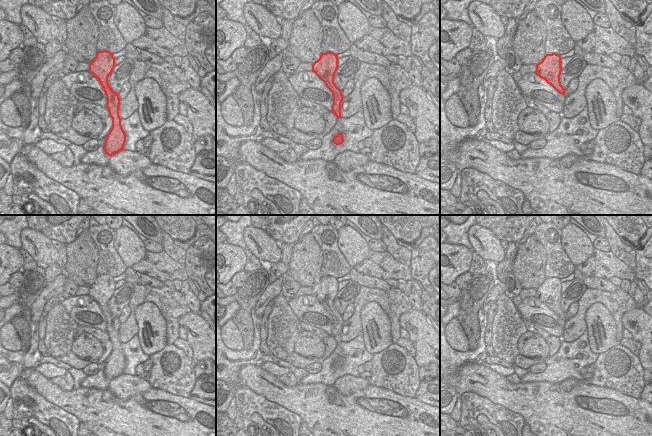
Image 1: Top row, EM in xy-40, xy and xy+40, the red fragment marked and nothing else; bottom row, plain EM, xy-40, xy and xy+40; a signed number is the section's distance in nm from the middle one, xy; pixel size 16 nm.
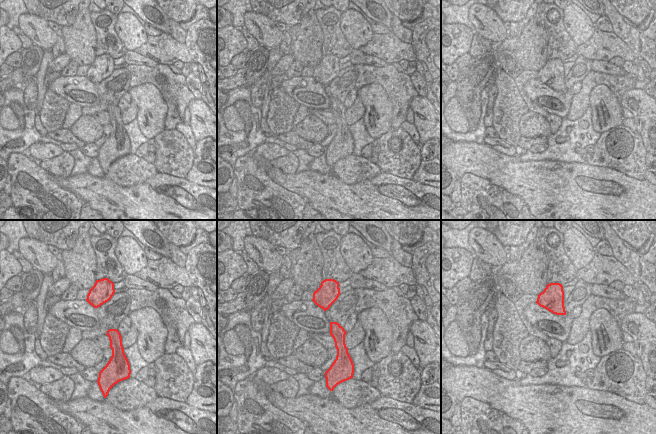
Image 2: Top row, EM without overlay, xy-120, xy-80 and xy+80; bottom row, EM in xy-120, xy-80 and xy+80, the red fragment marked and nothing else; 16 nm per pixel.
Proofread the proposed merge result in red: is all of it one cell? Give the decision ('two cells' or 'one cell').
one cell

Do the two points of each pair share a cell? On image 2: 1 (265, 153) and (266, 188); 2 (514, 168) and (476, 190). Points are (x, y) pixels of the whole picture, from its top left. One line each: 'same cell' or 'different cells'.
1: different cells
2: different cells

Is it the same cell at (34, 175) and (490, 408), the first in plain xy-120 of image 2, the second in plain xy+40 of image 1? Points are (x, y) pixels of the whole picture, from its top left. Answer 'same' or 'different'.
same

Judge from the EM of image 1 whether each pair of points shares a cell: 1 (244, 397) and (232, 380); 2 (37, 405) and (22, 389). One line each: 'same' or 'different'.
1: different
2: same

